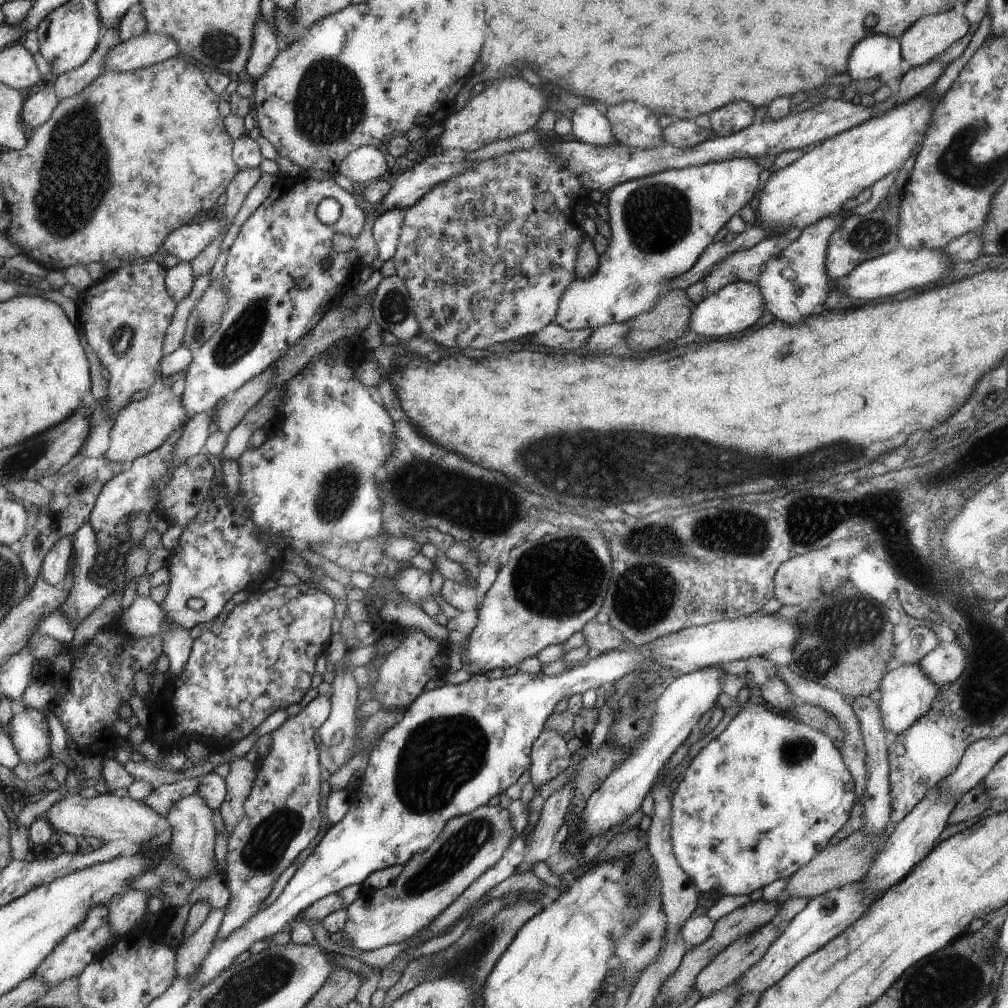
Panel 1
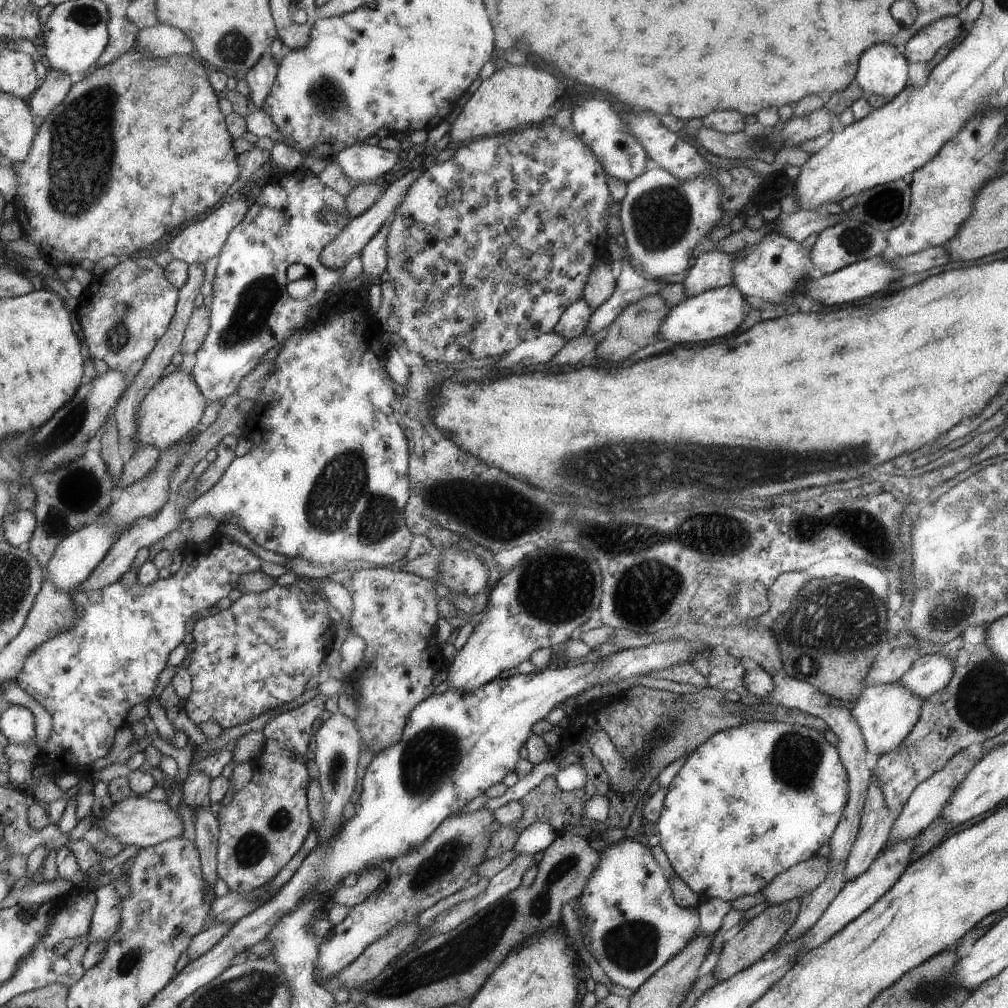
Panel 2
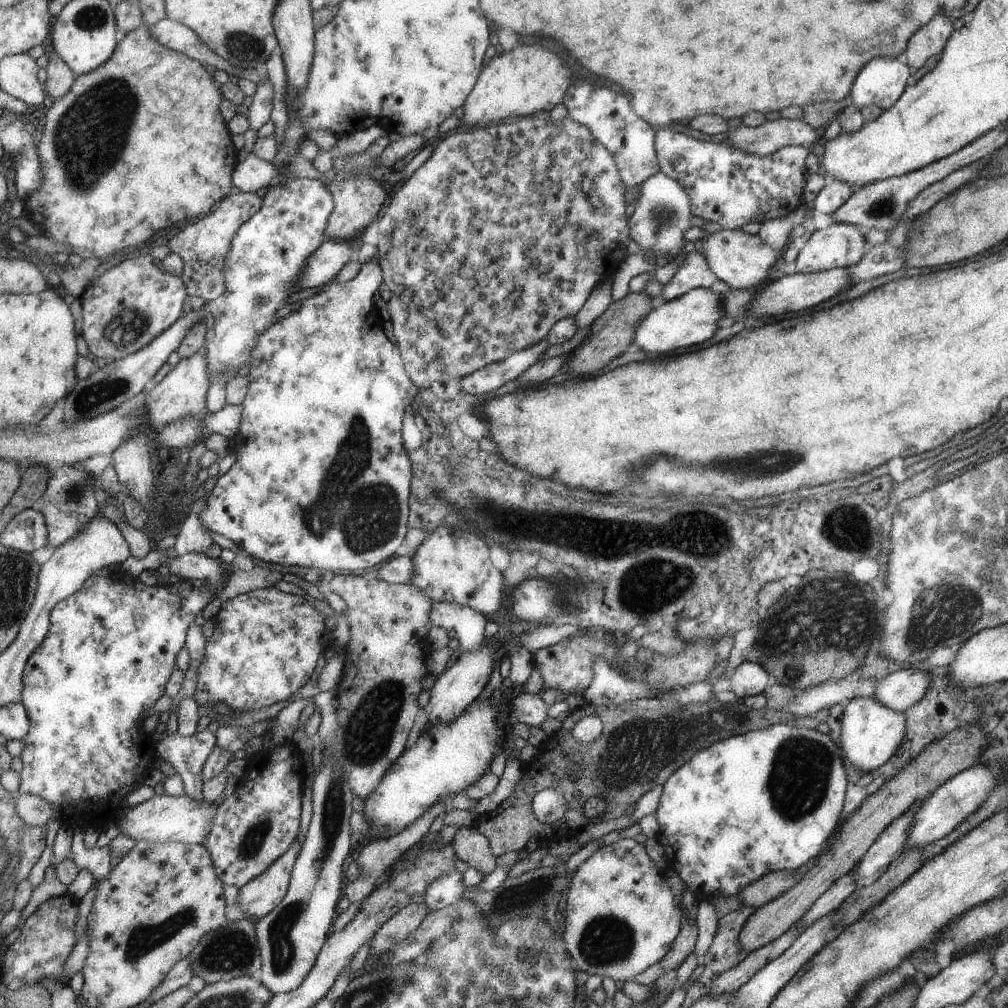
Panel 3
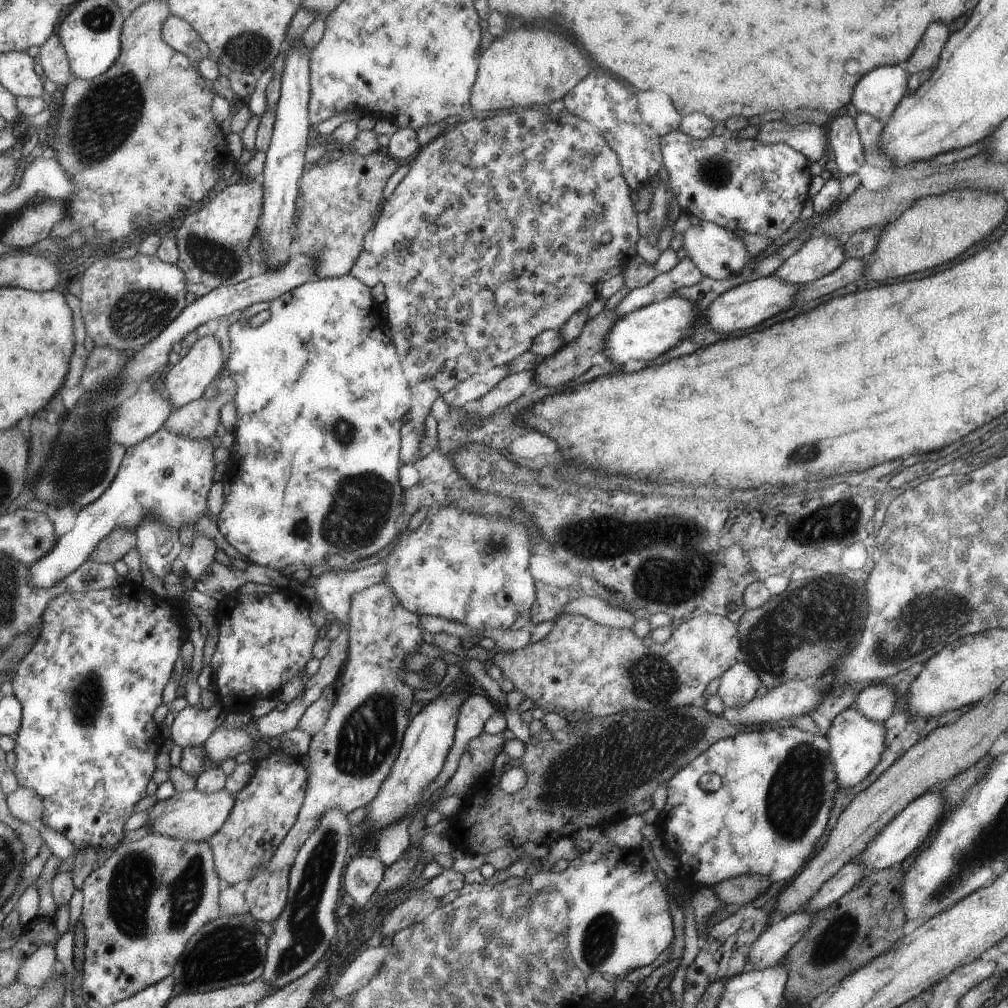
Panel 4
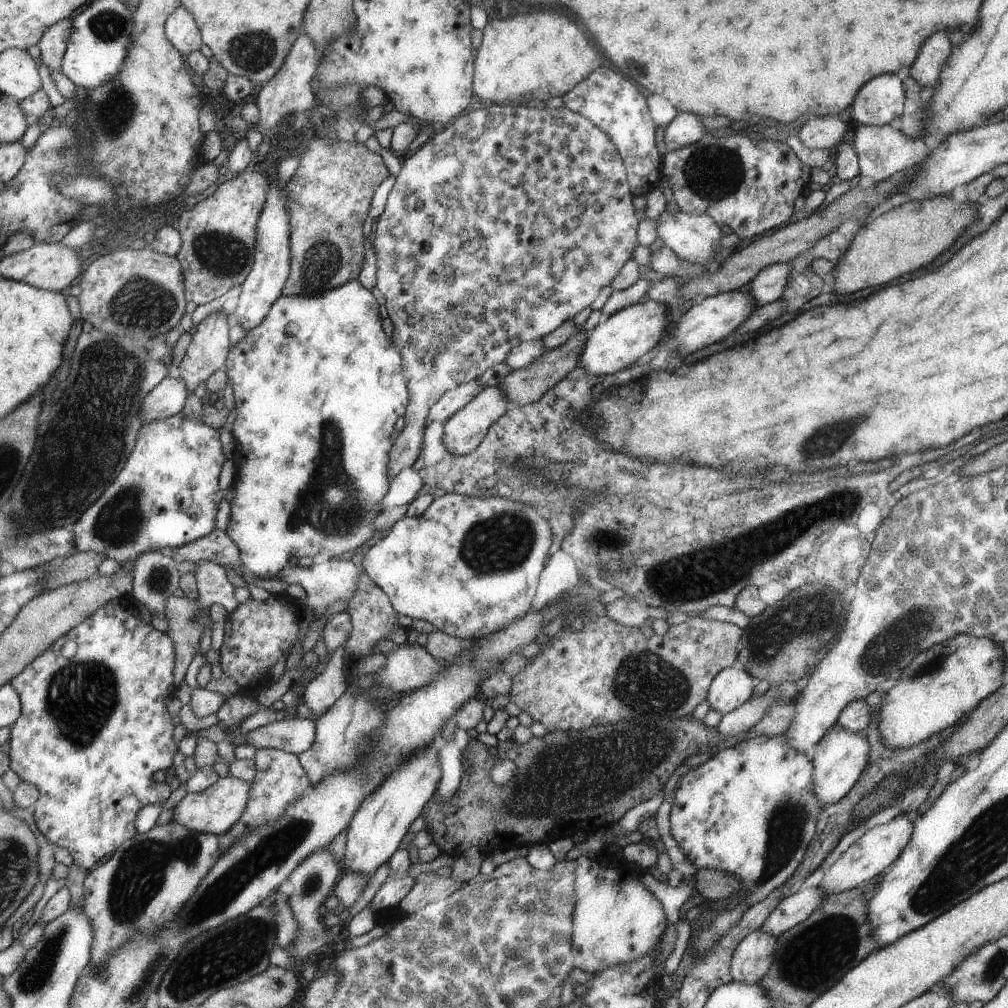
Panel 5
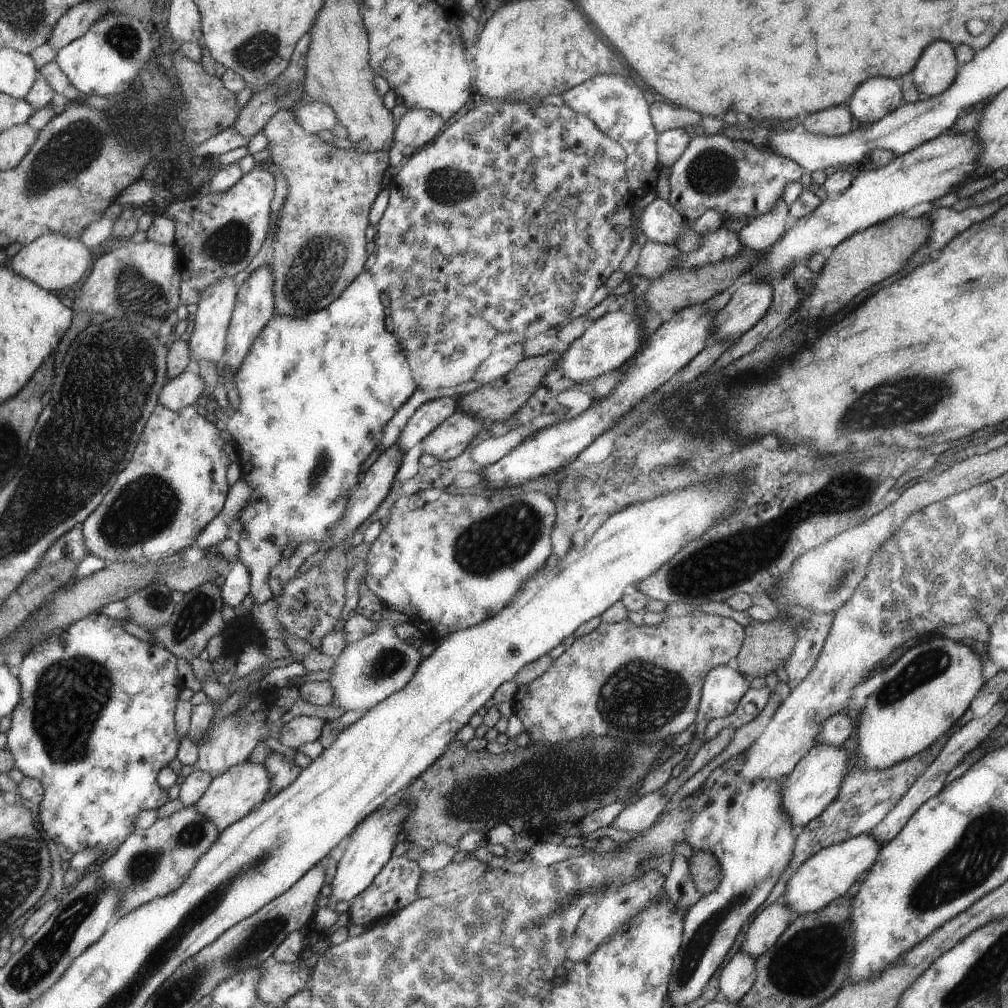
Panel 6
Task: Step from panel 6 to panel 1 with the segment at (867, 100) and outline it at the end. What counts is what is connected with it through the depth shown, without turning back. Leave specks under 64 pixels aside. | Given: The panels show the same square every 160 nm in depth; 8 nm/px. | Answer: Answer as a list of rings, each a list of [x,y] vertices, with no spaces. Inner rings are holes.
[[[871,33],[863,37],[849,54],[846,72],[851,80],[878,78],[882,84],[901,76],[902,50],[895,37]]]

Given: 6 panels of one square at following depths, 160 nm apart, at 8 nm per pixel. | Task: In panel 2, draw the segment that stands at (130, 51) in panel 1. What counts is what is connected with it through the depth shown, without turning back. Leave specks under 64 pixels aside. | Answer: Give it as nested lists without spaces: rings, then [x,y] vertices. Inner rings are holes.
[[[159,22],[154,27],[140,30],[134,48],[148,57],[170,57],[173,55],[195,55],[195,45],[187,33],[180,28]]]

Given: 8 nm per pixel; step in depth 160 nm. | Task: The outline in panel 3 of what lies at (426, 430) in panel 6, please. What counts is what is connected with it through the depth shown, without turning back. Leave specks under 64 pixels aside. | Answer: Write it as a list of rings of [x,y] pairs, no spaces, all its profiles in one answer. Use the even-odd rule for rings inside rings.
[[[542,339],[534,345],[527,346],[526,349],[518,350],[502,361],[482,366],[481,369],[474,370],[473,373],[461,378],[459,391],[475,396],[491,392],[509,380],[517,379],[526,368],[541,359],[549,346],[550,344]]]

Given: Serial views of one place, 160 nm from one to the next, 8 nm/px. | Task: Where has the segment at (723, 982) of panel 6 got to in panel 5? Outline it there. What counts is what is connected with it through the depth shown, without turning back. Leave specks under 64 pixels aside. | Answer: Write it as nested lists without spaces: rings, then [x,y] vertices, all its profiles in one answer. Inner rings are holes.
[[[755,930],[737,944],[729,962],[731,981],[757,983],[771,964],[775,952],[773,936]]]

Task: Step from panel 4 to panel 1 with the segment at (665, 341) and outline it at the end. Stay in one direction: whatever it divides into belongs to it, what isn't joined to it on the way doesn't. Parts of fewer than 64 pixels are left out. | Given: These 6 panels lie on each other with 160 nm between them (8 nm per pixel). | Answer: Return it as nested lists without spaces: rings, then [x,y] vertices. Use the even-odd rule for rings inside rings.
[[[735,281],[723,288],[705,295],[691,311],[690,325],[687,331],[701,336],[721,338],[725,334],[741,332],[749,328],[761,316],[761,290],[757,283]]]

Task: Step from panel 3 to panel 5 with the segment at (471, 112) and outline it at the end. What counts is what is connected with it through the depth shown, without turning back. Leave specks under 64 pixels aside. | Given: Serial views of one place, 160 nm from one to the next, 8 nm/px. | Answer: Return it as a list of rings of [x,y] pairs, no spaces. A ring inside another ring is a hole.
[[[539,10],[529,14],[517,14],[507,20],[491,20],[479,23],[481,43],[475,54],[474,92],[478,104],[527,105],[532,100],[546,103],[549,98],[563,97],[579,80],[589,76],[599,64],[599,52],[591,46],[585,34],[575,22],[559,16],[551,10]]]

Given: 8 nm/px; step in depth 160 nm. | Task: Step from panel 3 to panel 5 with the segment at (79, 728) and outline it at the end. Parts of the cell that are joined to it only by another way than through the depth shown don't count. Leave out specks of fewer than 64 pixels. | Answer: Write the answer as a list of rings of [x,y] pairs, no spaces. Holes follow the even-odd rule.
[[[115,601],[107,606],[101,606],[91,618],[73,628],[68,634],[59,638],[51,648],[33,660],[19,676],[12,681],[12,686],[19,692],[22,699],[22,714],[19,721],[12,727],[10,741],[10,769],[15,770],[22,781],[35,784],[40,789],[40,798],[33,806],[35,820],[45,837],[59,848],[65,848],[74,860],[74,864],[84,869],[93,868],[103,856],[114,854],[123,845],[138,834],[136,820],[145,806],[164,804],[173,792],[171,784],[155,782],[153,774],[158,770],[166,771],[175,766],[175,754],[180,750],[179,744],[173,738],[173,715],[167,710],[167,700],[174,694],[176,652],[175,644],[168,633],[159,632],[156,623],[145,624],[139,615],[125,612],[121,604]]]

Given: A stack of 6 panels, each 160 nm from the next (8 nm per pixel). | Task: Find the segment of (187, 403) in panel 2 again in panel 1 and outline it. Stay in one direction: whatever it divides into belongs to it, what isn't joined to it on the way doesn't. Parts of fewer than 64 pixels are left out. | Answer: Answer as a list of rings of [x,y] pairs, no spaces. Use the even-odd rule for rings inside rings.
[[[165,387],[159,394],[150,394],[140,401],[133,401],[123,407],[115,418],[110,432],[110,447],[104,457],[111,462],[130,464],[163,446],[171,434],[185,428],[187,422],[191,420],[191,415],[182,402],[182,396],[183,394],[177,396],[171,387]]]

